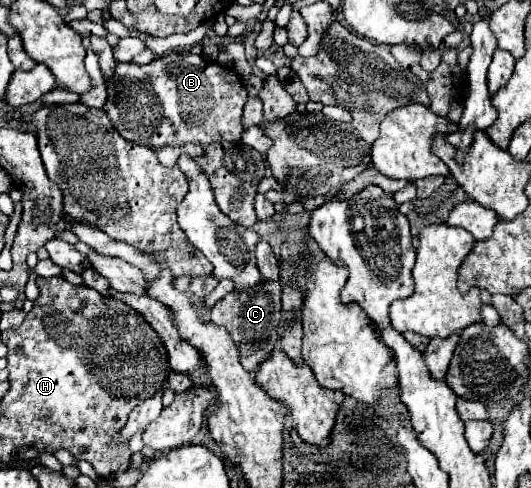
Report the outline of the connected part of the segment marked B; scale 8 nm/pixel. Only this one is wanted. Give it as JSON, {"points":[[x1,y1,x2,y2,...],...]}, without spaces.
{"points":[[190,51,154,59,152,73,150,65,116,61,114,77,106,83,108,99,102,111,126,141,150,147,152,151,188,143,240,141,244,131,240,119,246,103,246,89,240,83,242,79,232,69]]}

